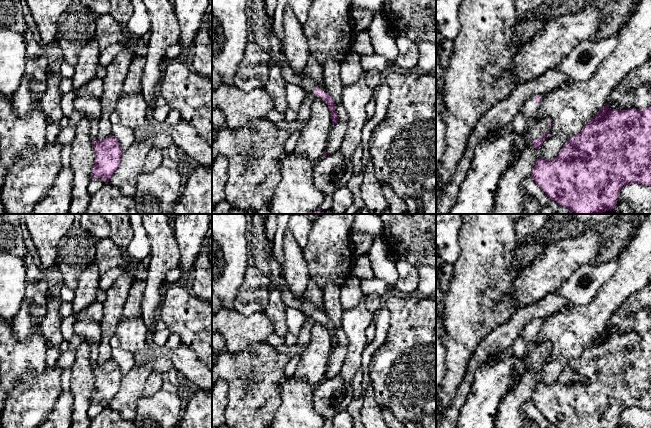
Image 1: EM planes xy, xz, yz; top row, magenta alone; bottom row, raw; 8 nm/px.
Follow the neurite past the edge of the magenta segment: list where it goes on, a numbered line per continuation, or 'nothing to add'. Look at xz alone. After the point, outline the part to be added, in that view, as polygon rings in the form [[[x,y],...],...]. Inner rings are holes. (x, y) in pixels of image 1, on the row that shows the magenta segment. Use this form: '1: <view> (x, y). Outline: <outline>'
1: xz (277, 57). Outline: [[[266,14],[266,19],[270,43],[270,63],[280,68],[282,76],[287,83],[296,84],[305,92],[311,94],[314,94],[313,90],[317,86],[324,91],[324,88],[321,88],[313,79],[307,77],[303,72],[300,74],[293,72],[285,54],[282,52],[280,41],[273,32],[273,16]]]

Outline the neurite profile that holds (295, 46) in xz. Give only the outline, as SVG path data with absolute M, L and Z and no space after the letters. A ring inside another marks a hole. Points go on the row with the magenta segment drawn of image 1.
M289 7L283 13L284 40L282 50L294 73L300 74L307 65L311 53L304 35L303 24Z

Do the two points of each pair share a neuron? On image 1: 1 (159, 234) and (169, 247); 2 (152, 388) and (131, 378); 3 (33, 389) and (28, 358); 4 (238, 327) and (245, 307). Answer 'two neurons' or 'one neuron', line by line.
1: one neuron
2: two neurons
3: two neurons
4: two neurons

